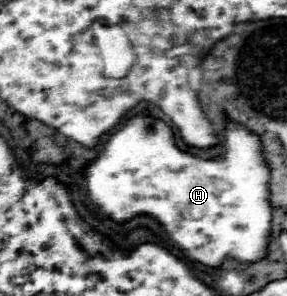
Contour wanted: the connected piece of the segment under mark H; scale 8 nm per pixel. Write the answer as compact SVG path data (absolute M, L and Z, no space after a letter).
M145 113L135 115L121 131L111 135L101 155L91 165L87 165L85 177L89 199L117 223L129 221L141 213L155 217L191 261L199 261L207 267L219 267L225 257L233 257L241 263L259 261L267 253L267 241L271 233L269 167L261 153L261 141L245 125L227 121L223 147L225 155L219 159L205 161L201 157L193 157L191 153L179 151L173 141L173 131L167 123L149 119Z

